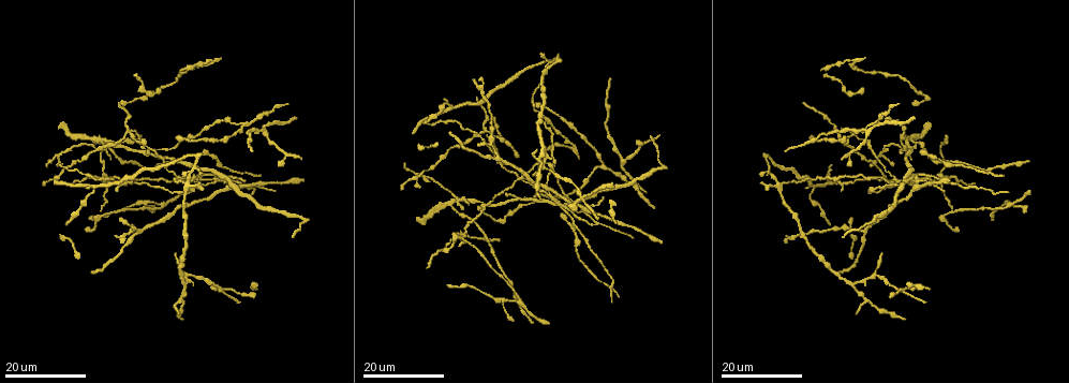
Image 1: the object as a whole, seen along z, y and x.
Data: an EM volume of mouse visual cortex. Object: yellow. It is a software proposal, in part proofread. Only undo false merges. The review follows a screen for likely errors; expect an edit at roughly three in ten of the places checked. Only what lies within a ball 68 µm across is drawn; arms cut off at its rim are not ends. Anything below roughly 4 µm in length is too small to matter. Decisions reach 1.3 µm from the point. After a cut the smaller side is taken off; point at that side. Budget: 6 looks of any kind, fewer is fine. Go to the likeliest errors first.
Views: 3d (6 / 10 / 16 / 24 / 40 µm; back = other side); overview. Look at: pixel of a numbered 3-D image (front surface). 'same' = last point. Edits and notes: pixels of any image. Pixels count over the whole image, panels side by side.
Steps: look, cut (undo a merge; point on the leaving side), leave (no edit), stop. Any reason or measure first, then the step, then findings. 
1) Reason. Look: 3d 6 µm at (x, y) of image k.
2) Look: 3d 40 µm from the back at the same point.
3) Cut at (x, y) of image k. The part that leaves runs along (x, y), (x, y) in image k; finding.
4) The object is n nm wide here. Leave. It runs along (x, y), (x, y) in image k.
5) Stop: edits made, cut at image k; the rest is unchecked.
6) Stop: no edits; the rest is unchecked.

Look: 3d 24 µm at (101, 140) of image 1.

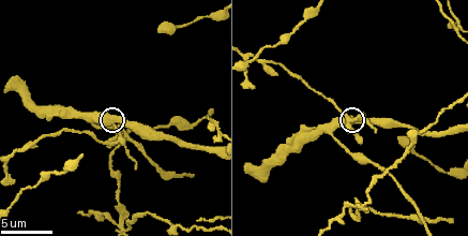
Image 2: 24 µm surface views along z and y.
Look: 3d 6 µm at (111, 125) of image 2.

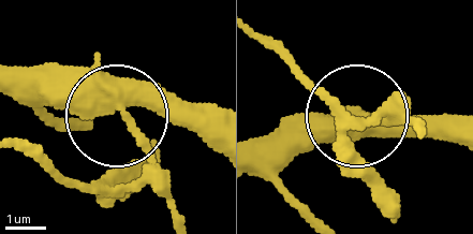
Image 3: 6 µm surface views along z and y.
3 arms meet here. Leave. All the same cell.

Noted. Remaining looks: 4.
Four or more arms meet. Look: 3d 24 µm at (94, 186) of image 1.

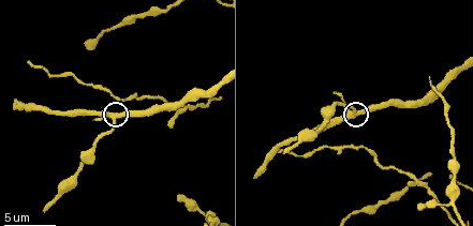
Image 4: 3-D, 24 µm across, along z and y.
Look: 3d 10 µm at (355, 111) of image 4.

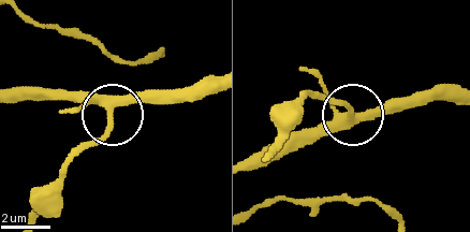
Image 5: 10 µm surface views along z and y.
The side arm is 13 µm long; 4 arms meet here. Leave. All the same cell.

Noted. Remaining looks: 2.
Look: 3d 24 µm at (777, 181) of image 1.

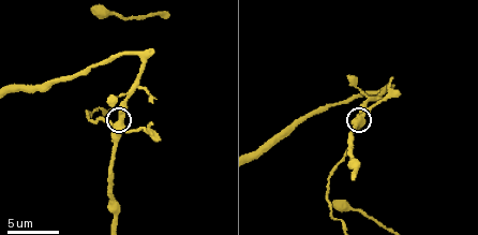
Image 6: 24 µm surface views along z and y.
Look: 3d 10 µm at (119, 122) of image 6.

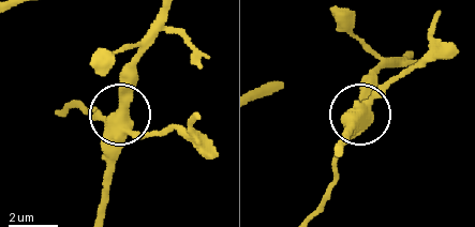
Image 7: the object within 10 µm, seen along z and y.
The side arm is 55 µm long. Cut at (101, 119) of image 7. A second cell is stuck on.

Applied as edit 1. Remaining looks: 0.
Stop: edits made, cut at image 7; the rest is unchecked.

